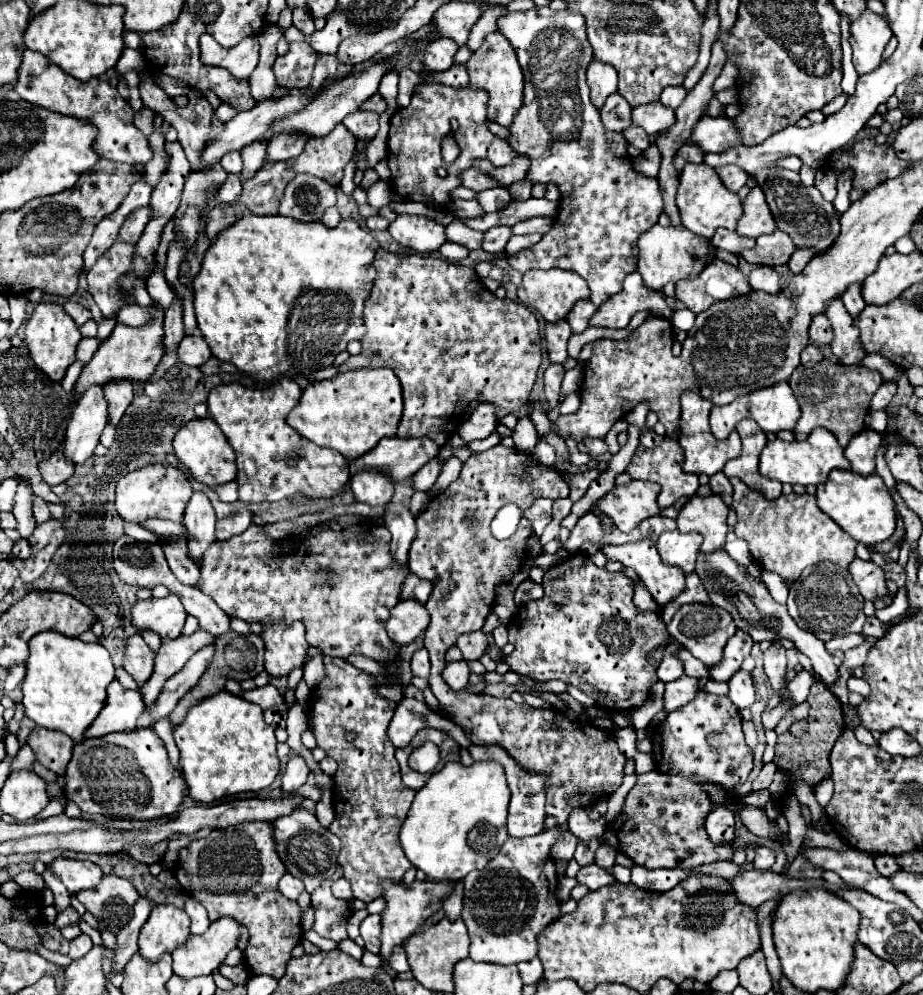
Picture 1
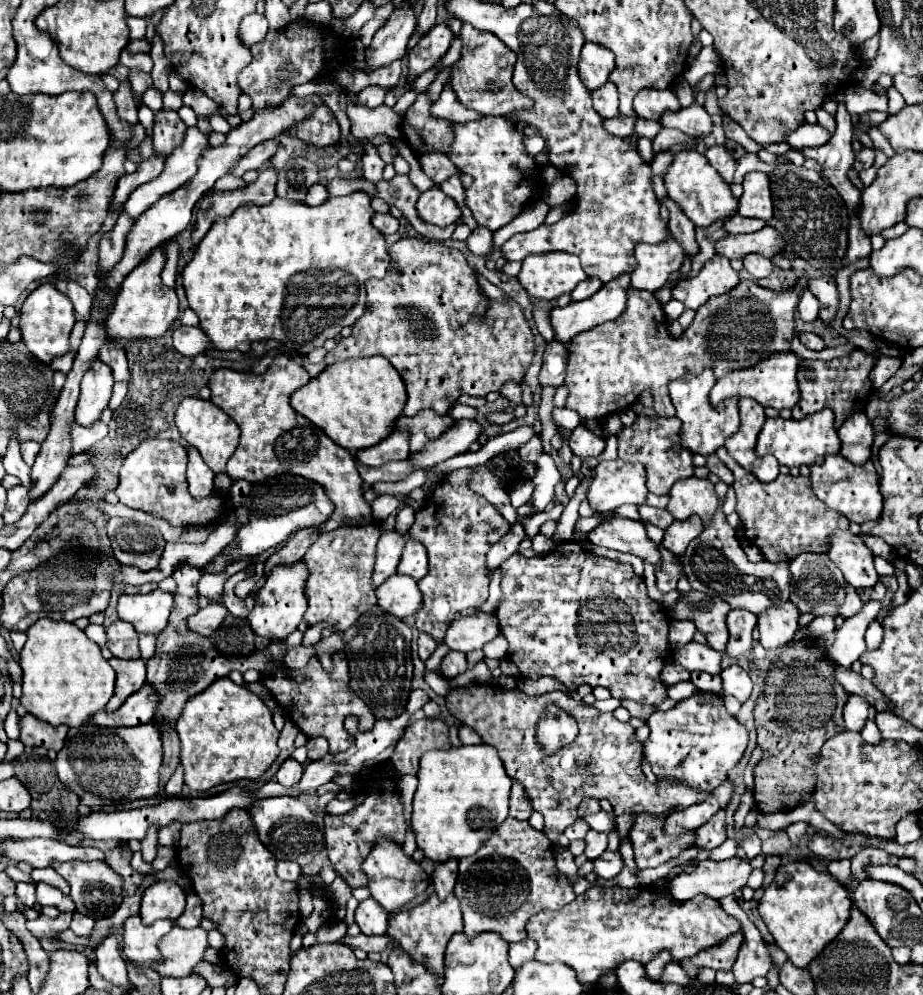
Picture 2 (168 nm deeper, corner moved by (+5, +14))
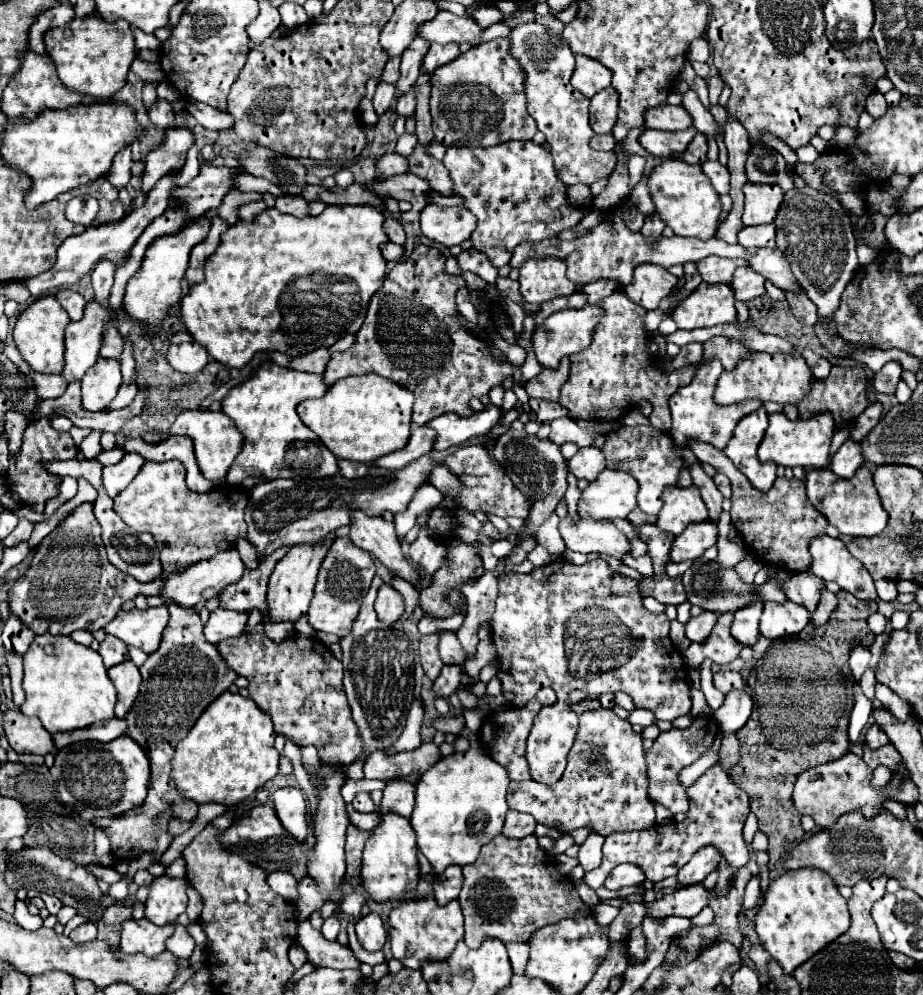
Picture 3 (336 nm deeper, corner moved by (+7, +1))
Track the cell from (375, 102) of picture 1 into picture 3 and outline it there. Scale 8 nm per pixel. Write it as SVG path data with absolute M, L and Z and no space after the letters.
M394 57L394 59L390 59L390 61L386 63L386 67L384 67L384 71L382 71L380 81L396 85L398 77L400 77L400 57Z

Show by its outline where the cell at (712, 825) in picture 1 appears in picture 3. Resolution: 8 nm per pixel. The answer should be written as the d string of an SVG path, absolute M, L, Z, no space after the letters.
M702 847L682 867L682 871L678 871L678 875L676 875L678 877L678 883L680 885L692 885L692 883L704 881L706 875L718 867L720 859L722 859L722 855L716 851L716 847Z

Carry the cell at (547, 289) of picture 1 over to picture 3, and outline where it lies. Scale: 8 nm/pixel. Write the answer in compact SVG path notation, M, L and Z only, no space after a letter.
M528 259L520 267L520 293L528 303L542 305L574 291L576 285L566 277L566 263L560 259Z

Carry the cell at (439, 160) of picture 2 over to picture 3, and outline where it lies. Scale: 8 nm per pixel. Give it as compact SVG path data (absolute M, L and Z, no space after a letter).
M402 173L402 175L394 175L382 183L370 183L366 185L368 189L372 189L378 197L394 197L398 201L410 201L413 207L407 213L401 214L402 225L413 222L418 219L420 212L428 205L428 191L430 191L430 183L426 183L426 179L420 179L418 175L412 173Z

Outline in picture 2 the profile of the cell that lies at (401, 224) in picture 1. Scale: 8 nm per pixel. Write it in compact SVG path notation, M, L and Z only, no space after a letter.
M434 186L434 188L426 190L424 194L420 194L416 210L418 210L422 220L432 222L440 228L456 224L462 218L460 206L452 198L448 198L438 186Z

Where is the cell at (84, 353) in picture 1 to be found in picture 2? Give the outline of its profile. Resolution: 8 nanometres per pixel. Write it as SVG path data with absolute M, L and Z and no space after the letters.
M72 350L60 358L54 358L50 362L50 368L52 372L62 372L62 374L68 374L72 370Z

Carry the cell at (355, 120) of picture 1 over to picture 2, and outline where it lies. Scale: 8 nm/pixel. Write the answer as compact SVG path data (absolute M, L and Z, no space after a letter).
M368 86L368 88L364 88L364 90L358 94L358 98L360 98L362 104L366 104L366 106L370 106L370 108L376 108L376 106L382 106L382 104L384 104L386 92L388 92L388 90L384 90L384 88L380 88L380 86Z

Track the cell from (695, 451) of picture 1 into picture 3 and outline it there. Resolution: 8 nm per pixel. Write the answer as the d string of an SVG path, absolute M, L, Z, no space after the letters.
M710 359L708 363L702 363L692 379L690 385L680 387L676 391L676 395L672 395L670 399L670 411L672 411L672 429L670 435L676 443L676 447L680 449L690 449L690 441L704 441L714 445L716 449L724 449L726 443L732 439L732 431L736 427L736 423L756 411L762 403L760 401L746 401L746 403L736 403L736 405L728 405L728 407L718 407L712 401L714 395L714 387L718 383L720 373L724 371L722 363L718 359Z

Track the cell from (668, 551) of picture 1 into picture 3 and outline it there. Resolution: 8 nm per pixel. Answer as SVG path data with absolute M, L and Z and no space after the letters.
M710 521L690 523L672 543L670 559L672 561L692 561L702 557L702 553L712 547L718 539L718 529Z

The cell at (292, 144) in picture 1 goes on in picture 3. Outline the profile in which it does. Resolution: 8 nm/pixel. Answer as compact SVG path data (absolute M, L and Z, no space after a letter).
M204 163L200 167L200 175L194 181L174 191L174 199L188 203L190 217L200 217L220 207L224 195L234 187L238 187L236 177L238 177L238 169L214 167L210 163Z

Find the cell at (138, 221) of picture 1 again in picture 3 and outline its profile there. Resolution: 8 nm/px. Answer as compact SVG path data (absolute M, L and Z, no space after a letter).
M100 259L100 263L96 263L96 267L92 271L92 287L96 293L96 297L94 297L96 301L100 301L100 303L108 301L110 287L114 283L114 271L116 271L116 265L108 259Z

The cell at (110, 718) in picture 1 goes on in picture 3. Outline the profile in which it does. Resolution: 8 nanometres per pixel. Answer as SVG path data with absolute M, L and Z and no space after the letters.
M124 661L118 667L108 669L108 677L112 679L116 691L118 691L118 703L116 703L116 717L124 719L126 711L136 701L136 695L140 693L140 671L132 661Z

